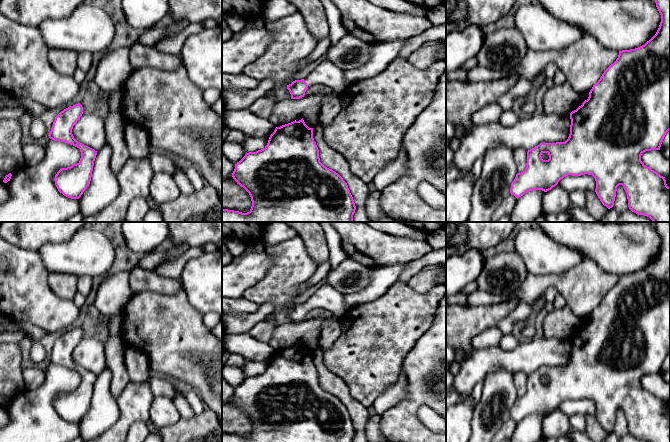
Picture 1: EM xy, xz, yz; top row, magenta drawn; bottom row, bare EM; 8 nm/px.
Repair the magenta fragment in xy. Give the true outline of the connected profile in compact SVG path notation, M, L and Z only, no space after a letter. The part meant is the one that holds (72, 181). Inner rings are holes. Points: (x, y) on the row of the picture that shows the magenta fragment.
M80 103L61 111L53 122L49 138L80 149L81 158L76 164L61 168L55 175L55 185L60 193L71 199L79 199L90 184L97 151L79 143L72 134L73 126L83 114Z

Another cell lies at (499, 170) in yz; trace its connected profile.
M499 144L486 151L482 172L475 181L472 210L466 222L491 222L501 201L510 194L517 172L514 150Z

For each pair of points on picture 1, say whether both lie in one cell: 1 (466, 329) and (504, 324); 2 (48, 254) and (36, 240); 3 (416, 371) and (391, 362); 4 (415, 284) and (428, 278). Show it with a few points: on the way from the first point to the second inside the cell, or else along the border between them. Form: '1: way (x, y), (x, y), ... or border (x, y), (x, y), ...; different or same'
1: border (514, 309), (496, 325); different
2: border (65, 241), (47, 242), (37, 250); different
3: border (414, 345), (404, 360), (402, 370); different
4: way (418, 283), (425, 281); same

